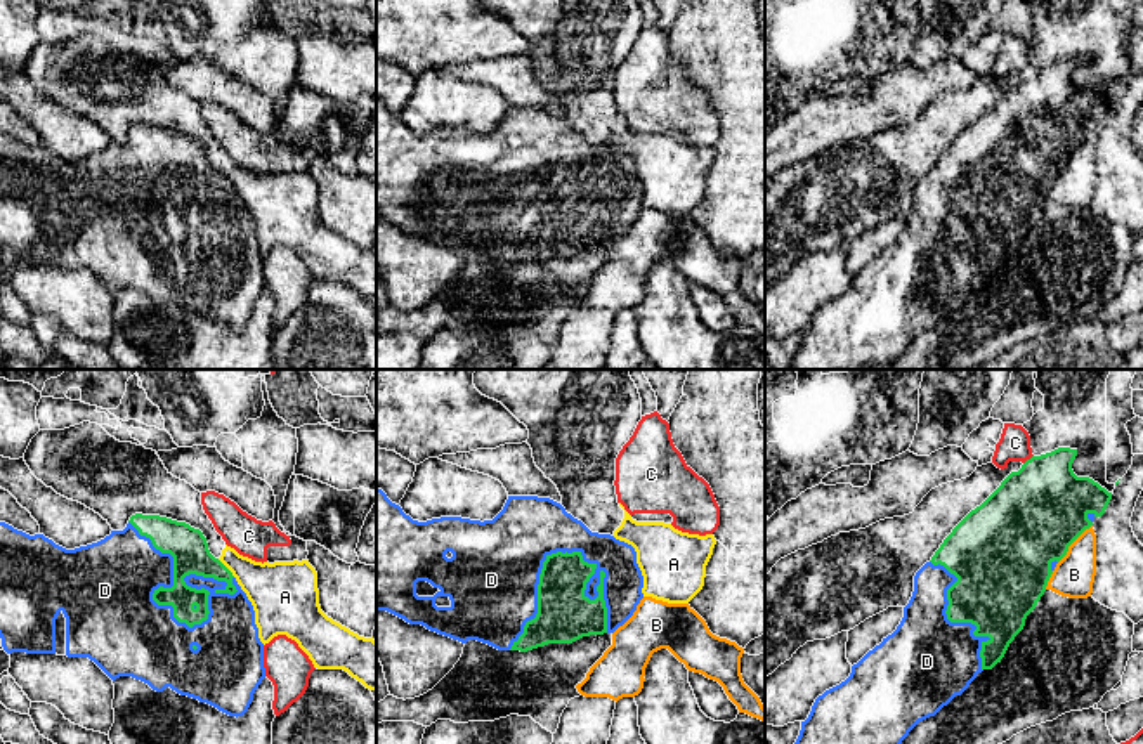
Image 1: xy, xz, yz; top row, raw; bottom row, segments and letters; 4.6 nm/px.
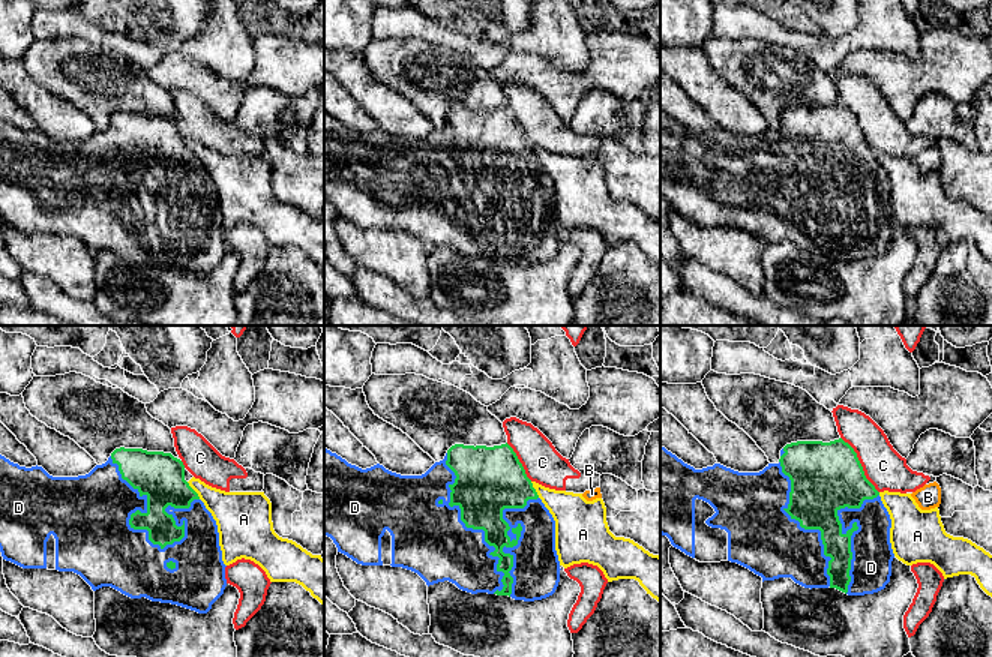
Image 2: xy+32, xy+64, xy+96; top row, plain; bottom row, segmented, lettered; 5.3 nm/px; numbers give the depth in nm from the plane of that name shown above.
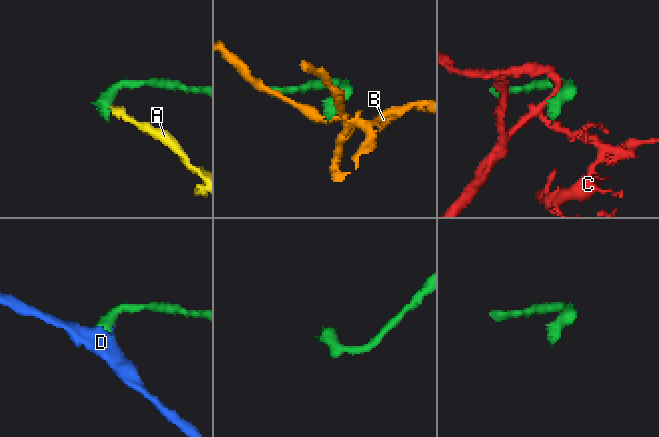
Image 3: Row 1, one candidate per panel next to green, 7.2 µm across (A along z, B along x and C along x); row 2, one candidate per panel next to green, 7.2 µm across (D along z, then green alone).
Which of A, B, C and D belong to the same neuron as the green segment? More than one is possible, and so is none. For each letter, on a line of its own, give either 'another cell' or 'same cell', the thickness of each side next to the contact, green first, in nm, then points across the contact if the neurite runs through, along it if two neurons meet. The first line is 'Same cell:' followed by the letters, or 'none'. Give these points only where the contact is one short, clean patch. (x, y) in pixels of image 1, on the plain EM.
Same cell: D
A: another cell | 170/260 nm | along xy (217, 170), (235, 188)
B: another cell | 440/190 nm
C: another cell | 420/140 nm
D: same cell | 120/360 nm

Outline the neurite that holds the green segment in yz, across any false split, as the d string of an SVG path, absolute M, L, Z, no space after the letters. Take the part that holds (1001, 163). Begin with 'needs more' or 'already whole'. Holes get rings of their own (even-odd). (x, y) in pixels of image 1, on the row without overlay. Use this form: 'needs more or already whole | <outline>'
needs more | M1070 59L1032 68L952 140L931 172L916 184L914 203L897 241L853 276L845 293L815 310L789 369L859 369L893 362L919 333L961 307L978 284L1001 274L1044 206L1056 175L1112 111L1112 104L1098 94L1074 85L1075 68L1077 61Z

